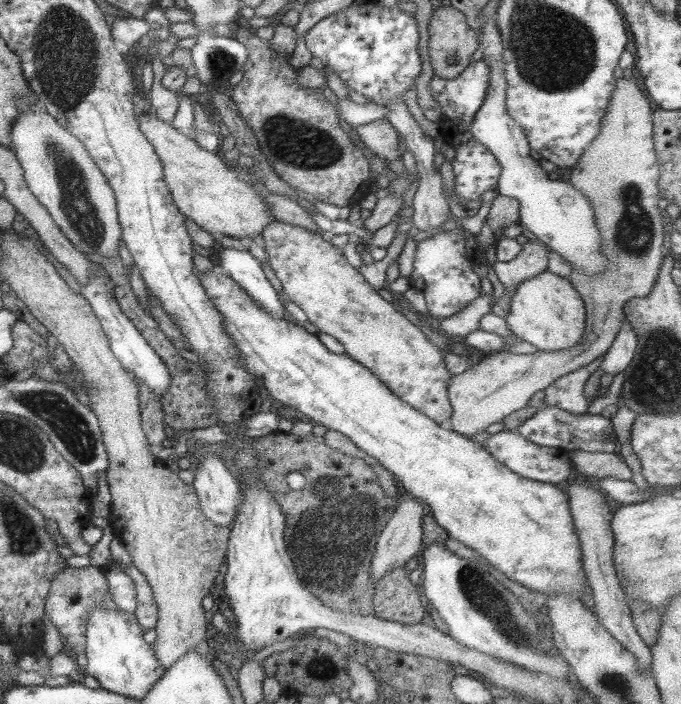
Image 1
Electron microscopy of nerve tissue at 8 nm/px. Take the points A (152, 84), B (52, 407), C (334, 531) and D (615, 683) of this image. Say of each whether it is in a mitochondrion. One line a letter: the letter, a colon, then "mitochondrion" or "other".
A: other
B: mitochondrion
C: mitochondrion
D: mitochondrion

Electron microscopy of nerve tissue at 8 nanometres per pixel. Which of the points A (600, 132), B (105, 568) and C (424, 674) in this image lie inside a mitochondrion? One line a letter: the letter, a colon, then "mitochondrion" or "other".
A: other
B: other
C: other

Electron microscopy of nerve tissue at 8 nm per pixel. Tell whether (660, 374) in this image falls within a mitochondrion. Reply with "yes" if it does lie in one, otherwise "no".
yes

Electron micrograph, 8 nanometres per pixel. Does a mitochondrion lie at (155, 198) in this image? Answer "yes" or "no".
no

